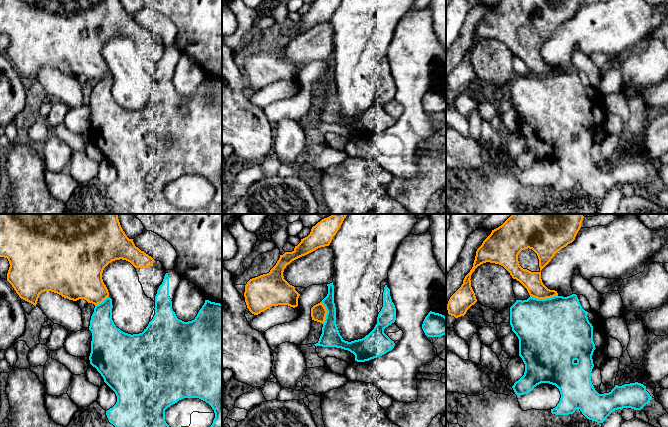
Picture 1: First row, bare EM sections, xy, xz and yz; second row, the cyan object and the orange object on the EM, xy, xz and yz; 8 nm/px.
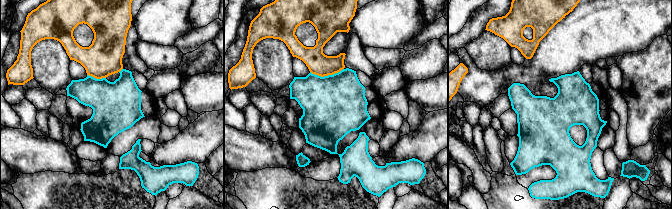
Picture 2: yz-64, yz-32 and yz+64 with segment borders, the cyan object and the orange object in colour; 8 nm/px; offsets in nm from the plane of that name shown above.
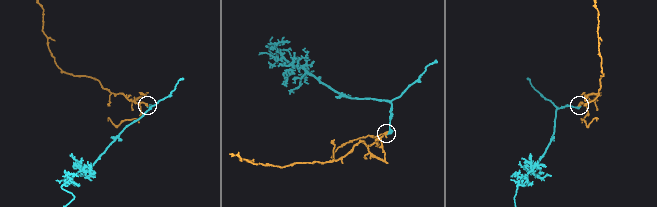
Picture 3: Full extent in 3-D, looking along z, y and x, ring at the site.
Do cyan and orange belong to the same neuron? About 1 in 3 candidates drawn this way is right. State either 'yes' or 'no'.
no

